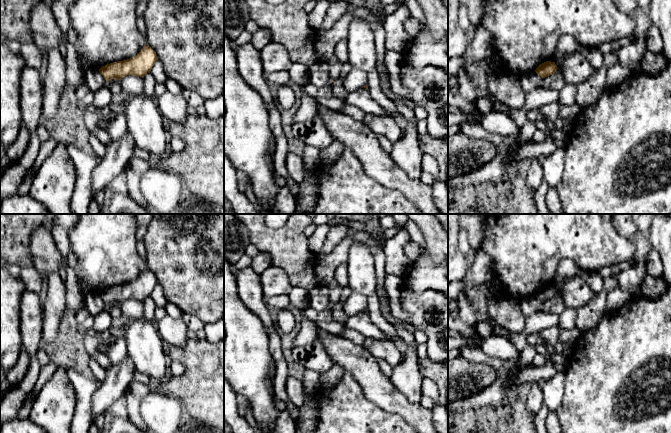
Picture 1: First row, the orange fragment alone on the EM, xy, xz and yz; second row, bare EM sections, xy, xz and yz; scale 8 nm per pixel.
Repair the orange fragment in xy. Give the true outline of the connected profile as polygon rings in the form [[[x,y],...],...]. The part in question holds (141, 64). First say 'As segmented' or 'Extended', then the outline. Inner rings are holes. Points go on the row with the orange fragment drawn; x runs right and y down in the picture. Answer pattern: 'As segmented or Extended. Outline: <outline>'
As segmented. Outline: [[[147,44],[134,57],[102,66],[99,71],[107,81],[120,80],[127,75],[144,77],[158,60],[156,52]]]

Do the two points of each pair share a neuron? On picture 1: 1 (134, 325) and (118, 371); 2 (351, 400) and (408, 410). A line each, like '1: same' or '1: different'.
1: different
2: different

